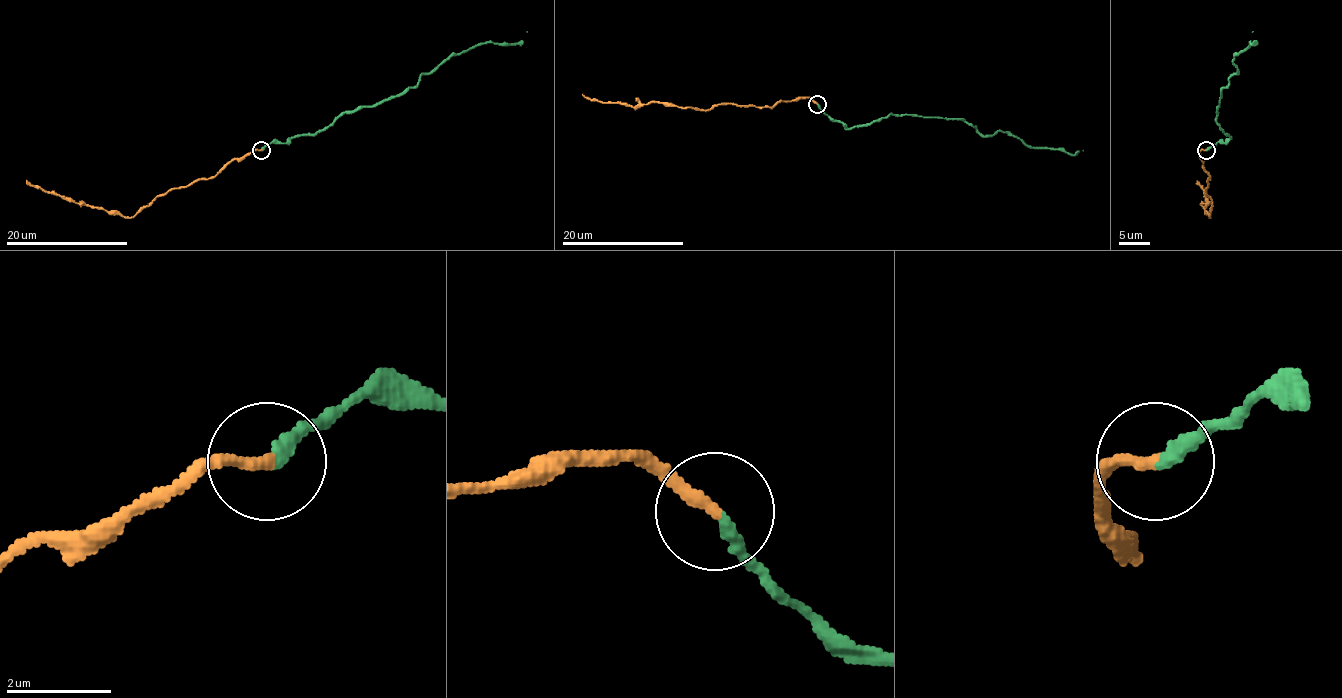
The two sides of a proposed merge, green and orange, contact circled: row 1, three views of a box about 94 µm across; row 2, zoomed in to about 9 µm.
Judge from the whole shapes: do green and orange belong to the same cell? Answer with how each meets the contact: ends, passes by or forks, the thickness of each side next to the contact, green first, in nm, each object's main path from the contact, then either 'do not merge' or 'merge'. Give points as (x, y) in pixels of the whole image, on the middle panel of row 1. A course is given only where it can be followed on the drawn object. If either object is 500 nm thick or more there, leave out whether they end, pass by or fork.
green ends | orange ends | 240/240 nm | green via (818, 103), (847, 128), (891, 114), (958, 118), (984, 135), (999, 131), (1032, 147), (1075, 155), (1082, 150) | orange via (817, 103), (807, 99), (779, 100), (771, 106), (724, 103), (710, 109), (659, 102), (631, 106), (583, 94) | merge

